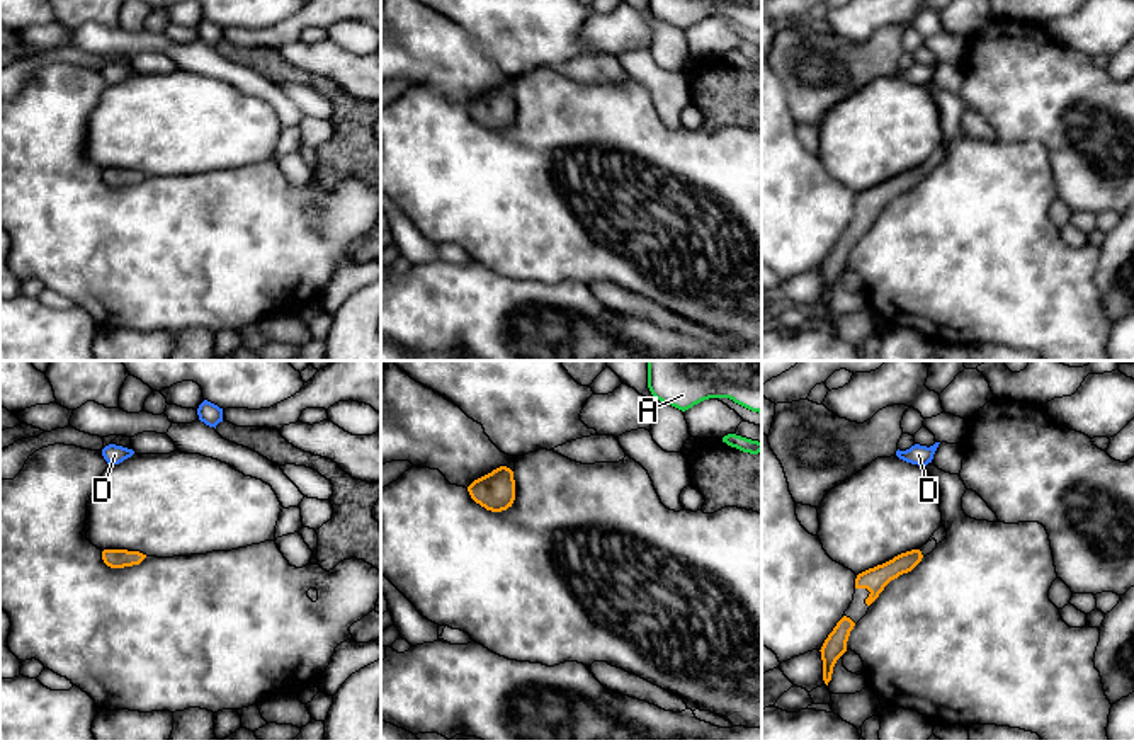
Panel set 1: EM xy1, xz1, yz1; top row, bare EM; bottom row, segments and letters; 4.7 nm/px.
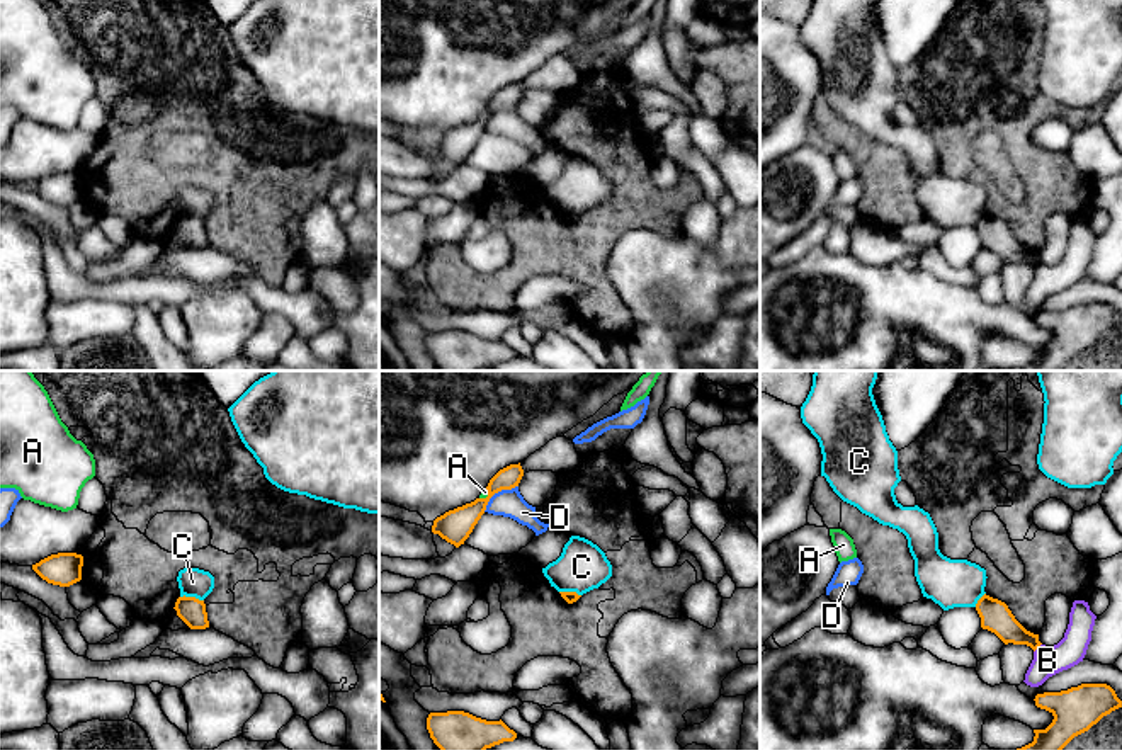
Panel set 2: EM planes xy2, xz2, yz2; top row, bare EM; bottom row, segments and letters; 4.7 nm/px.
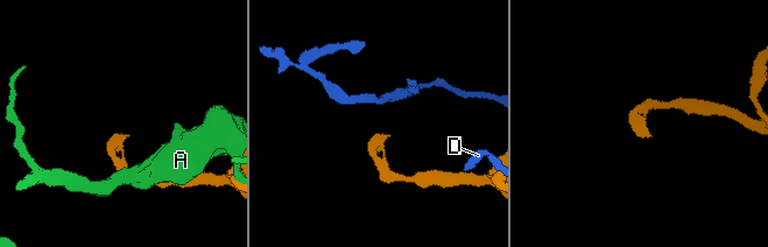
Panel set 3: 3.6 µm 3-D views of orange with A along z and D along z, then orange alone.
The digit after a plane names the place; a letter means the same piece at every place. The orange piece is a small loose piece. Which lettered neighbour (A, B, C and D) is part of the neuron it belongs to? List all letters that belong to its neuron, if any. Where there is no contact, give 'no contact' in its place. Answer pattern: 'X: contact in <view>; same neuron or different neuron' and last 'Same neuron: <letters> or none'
A: contact in xz2; different neuron
B: contact in yz2; different neuron
C: contact in xy2; different neuron
D: contact in xz2; different neuron
Same neuron: none

